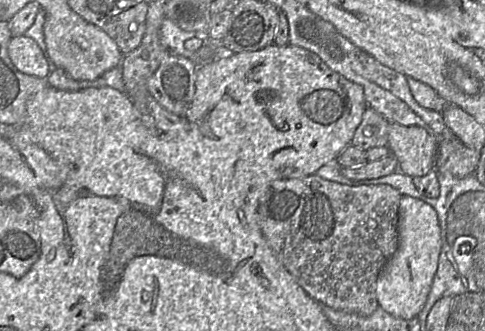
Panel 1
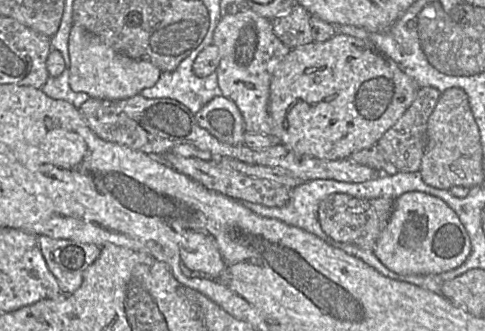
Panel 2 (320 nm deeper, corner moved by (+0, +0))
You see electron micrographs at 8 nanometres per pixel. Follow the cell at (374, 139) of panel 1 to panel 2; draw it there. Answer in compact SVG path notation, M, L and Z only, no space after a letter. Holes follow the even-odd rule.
M430 86L419 88L416 97L402 117L378 140L385 160L402 172L419 172L427 141L427 123L442 92Z

